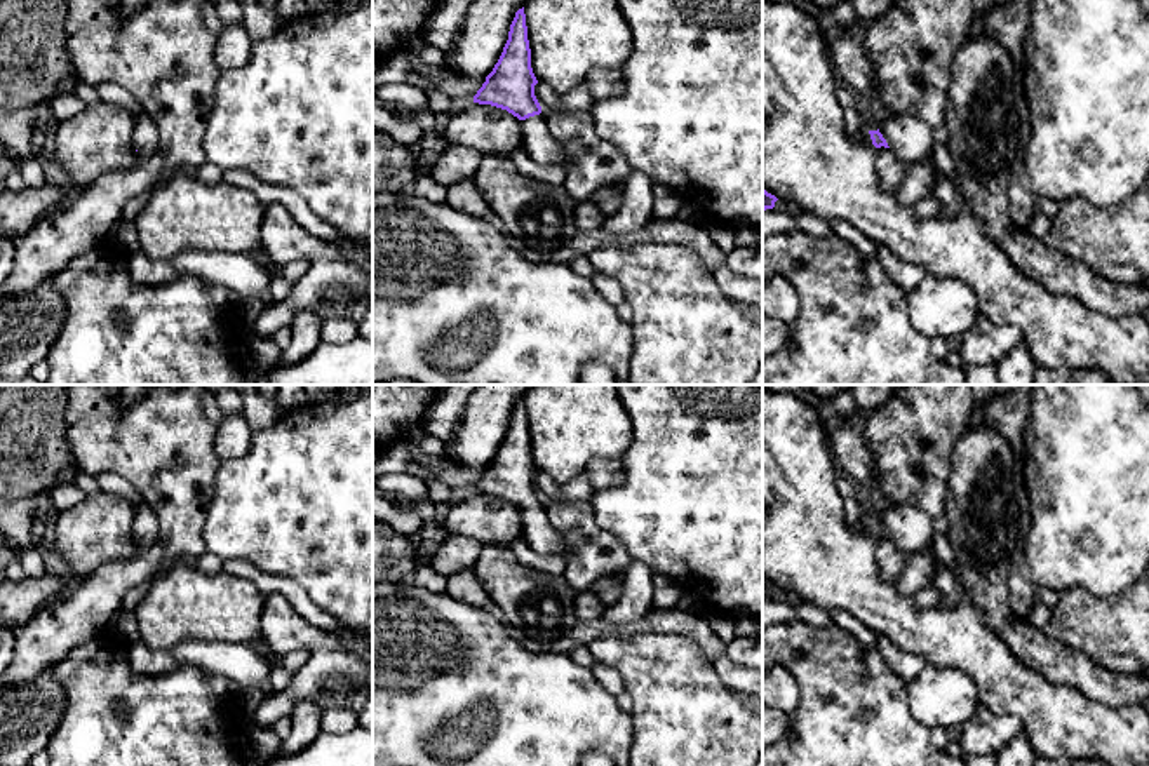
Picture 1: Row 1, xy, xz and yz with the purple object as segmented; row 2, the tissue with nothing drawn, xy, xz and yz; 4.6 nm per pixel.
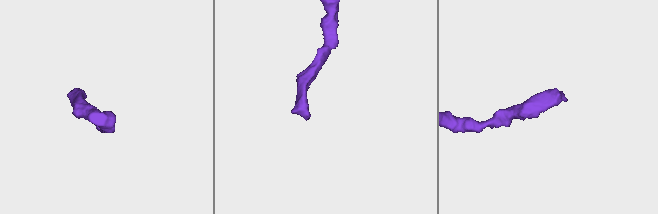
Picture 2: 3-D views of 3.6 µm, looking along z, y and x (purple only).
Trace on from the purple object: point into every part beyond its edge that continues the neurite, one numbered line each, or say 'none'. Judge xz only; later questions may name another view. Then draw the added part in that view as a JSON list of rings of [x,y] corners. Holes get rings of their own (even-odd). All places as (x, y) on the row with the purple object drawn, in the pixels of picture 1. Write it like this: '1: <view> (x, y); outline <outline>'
1: xz (538, 141); outline [[[545,113],[522,120],[524,150],[540,165],[562,165],[568,160],[561,143],[554,139],[547,124]]]

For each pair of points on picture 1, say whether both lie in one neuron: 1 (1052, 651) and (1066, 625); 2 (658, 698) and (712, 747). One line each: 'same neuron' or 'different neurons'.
1: different neurons
2: same neuron

